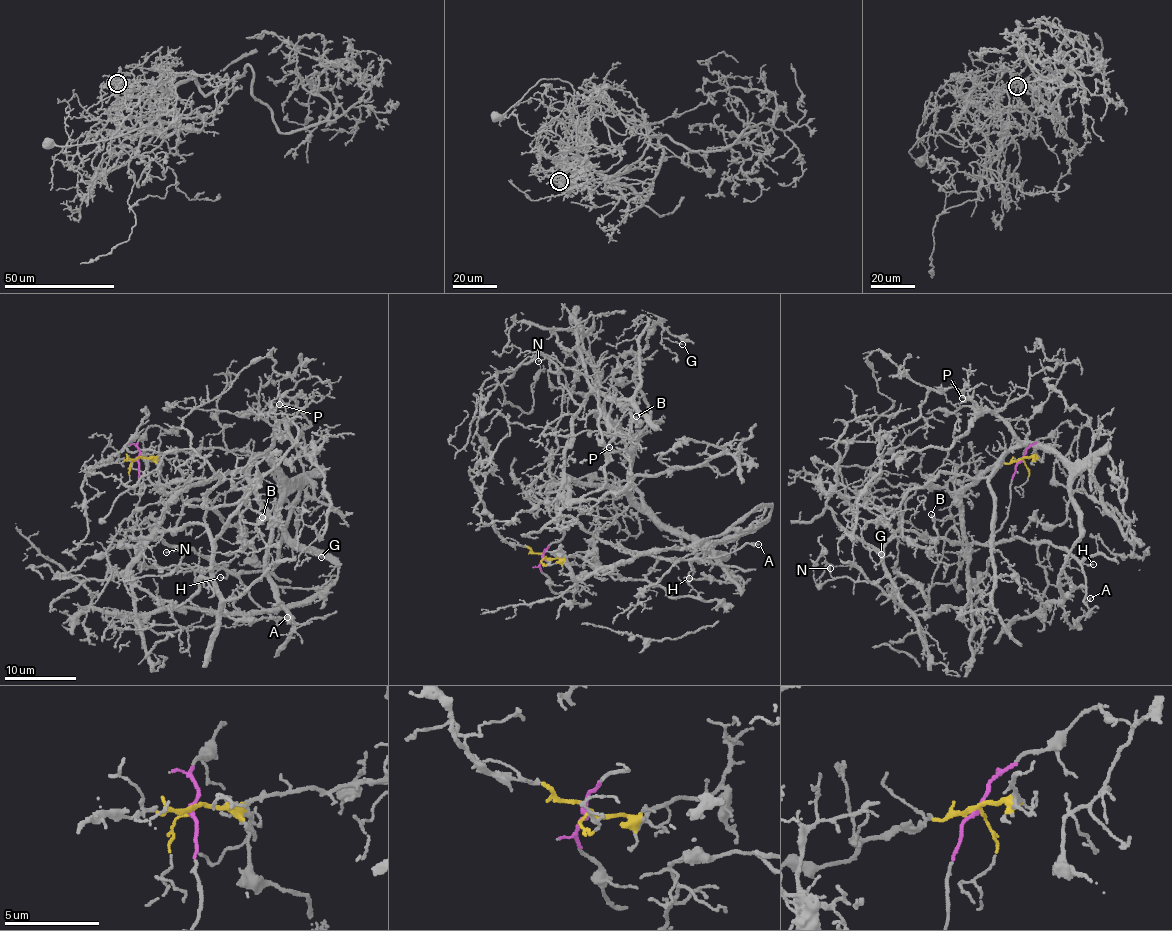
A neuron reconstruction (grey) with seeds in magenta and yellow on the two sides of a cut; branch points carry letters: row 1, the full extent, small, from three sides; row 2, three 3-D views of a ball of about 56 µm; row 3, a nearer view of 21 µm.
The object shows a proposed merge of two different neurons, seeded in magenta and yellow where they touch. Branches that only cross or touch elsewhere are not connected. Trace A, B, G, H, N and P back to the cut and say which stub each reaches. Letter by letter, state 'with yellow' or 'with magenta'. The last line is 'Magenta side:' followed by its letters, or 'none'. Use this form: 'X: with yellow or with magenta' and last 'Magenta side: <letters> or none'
A: with magenta
B: with yellow
G: with yellow
H: with magenta
N: with magenta
P: with yellow
Magenta side: A, H, N

